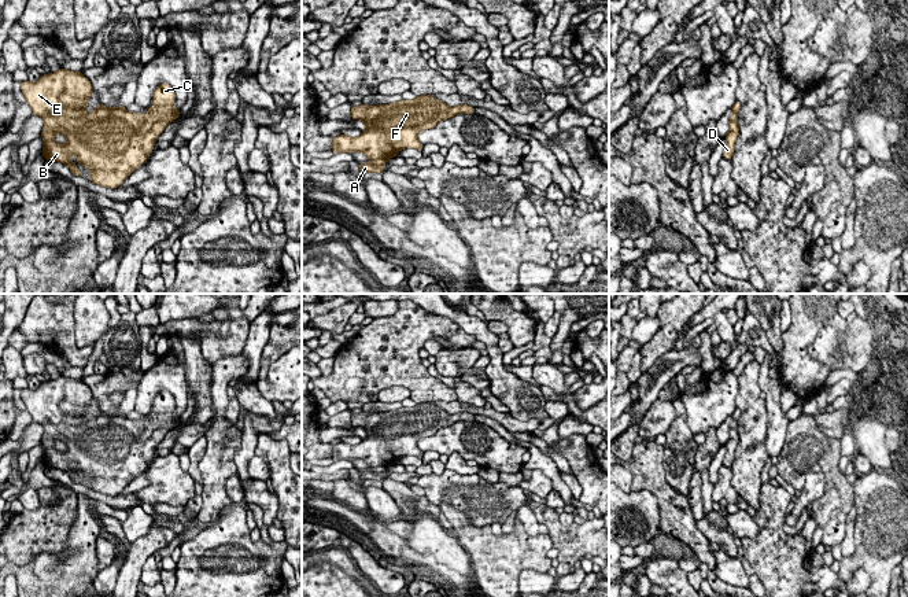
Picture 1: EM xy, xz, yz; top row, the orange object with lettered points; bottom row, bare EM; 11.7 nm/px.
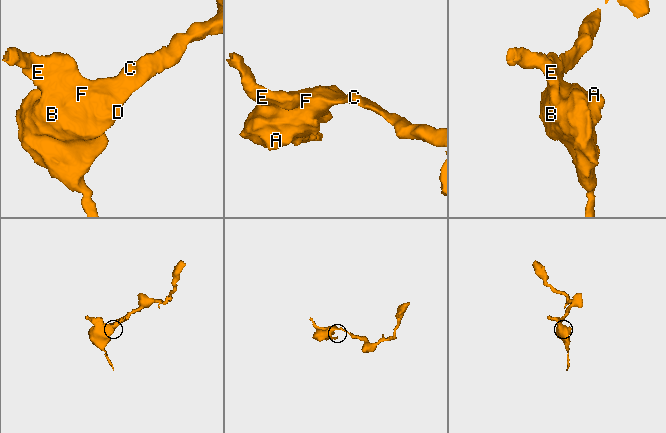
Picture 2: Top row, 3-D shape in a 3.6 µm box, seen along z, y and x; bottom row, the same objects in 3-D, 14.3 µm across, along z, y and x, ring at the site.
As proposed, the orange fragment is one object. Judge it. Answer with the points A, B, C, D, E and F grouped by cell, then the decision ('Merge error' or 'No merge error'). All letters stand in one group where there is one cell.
Groups: A B C D E F. No merge error

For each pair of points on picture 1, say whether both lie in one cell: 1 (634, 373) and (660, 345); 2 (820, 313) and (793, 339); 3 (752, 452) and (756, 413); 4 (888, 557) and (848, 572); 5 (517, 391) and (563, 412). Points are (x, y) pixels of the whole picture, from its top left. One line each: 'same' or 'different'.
1: different
2: same
3: same
4: same
5: different

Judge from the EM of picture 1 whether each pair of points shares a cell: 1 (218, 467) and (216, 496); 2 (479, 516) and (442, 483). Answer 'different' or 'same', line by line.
1: same
2: same

